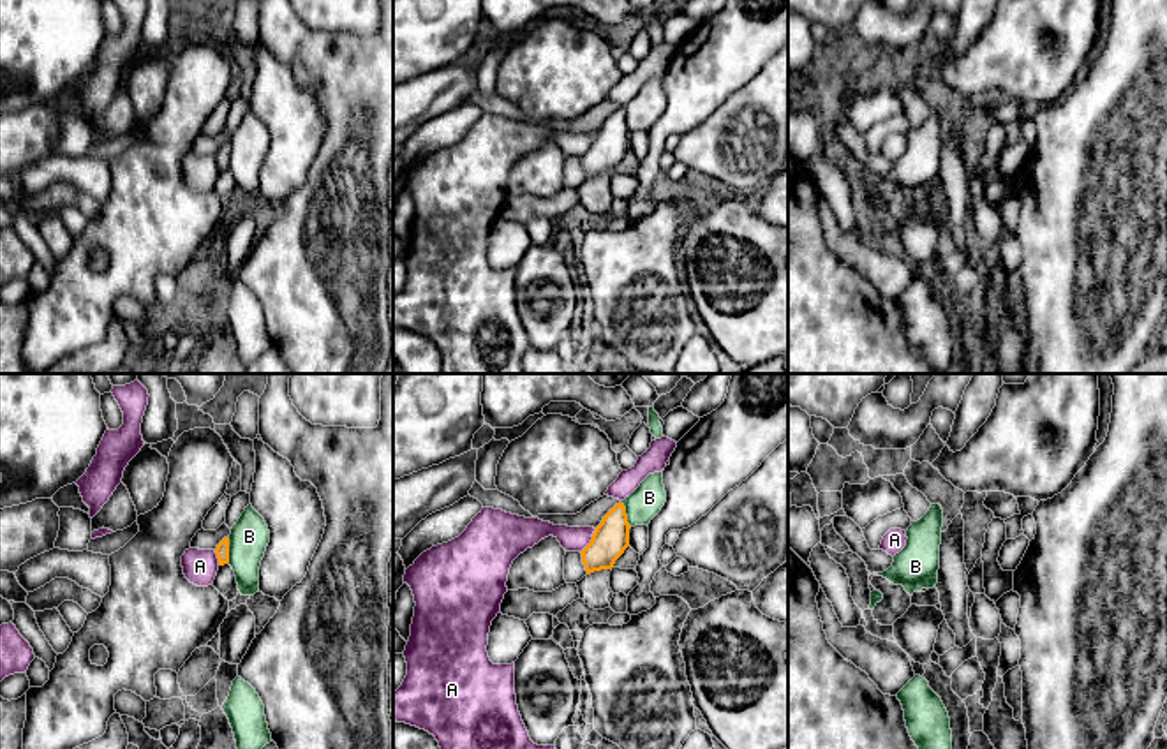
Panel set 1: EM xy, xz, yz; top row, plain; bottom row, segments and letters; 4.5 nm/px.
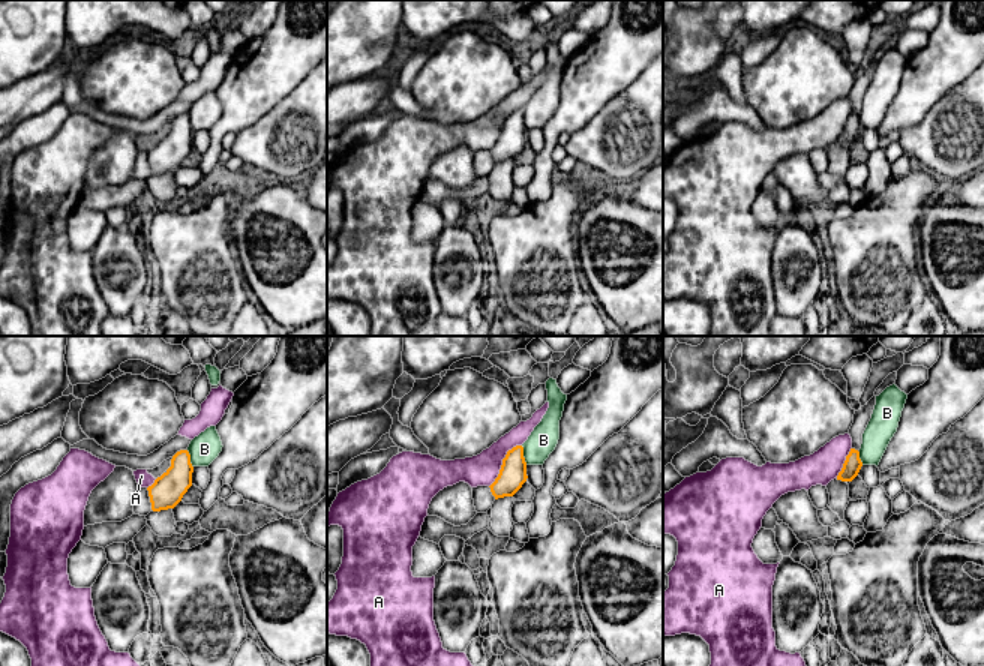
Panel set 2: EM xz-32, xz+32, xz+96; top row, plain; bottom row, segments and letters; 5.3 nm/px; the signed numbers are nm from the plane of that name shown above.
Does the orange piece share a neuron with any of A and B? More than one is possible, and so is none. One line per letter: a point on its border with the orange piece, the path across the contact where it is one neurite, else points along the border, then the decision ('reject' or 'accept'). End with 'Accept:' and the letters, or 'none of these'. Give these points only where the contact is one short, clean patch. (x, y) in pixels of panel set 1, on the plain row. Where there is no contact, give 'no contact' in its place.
A: meets orange in xz at (591, 147); reject
B: meets orange in xy at (228, 155); border along xy (228, 143), (230, 166); reject
Accept: none of these

